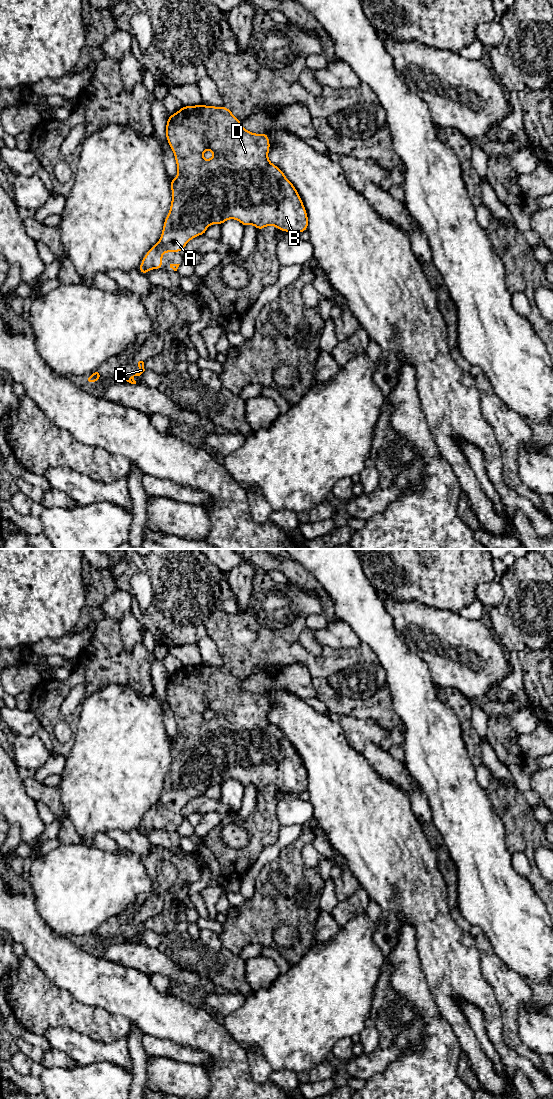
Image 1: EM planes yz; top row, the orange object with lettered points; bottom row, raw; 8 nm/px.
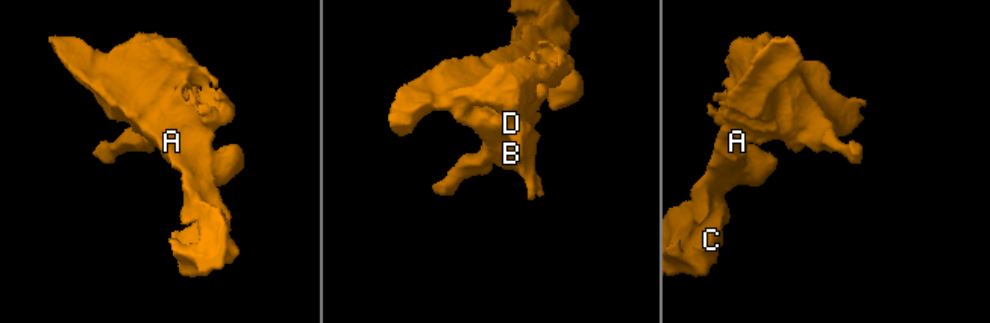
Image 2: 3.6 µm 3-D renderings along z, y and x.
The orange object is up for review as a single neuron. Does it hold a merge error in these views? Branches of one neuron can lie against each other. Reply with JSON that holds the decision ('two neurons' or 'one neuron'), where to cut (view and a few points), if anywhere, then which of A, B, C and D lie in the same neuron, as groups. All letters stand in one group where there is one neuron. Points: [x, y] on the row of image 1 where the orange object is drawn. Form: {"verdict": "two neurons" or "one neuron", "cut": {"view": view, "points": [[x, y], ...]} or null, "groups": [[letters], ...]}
{"verdict": "one neuron", "cut": null, "groups": [["A", "B", "C", "D"]]}

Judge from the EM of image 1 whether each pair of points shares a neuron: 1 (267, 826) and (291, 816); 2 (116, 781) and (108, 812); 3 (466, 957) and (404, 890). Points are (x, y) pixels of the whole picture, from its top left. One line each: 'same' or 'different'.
1: different
2: same
3: same

